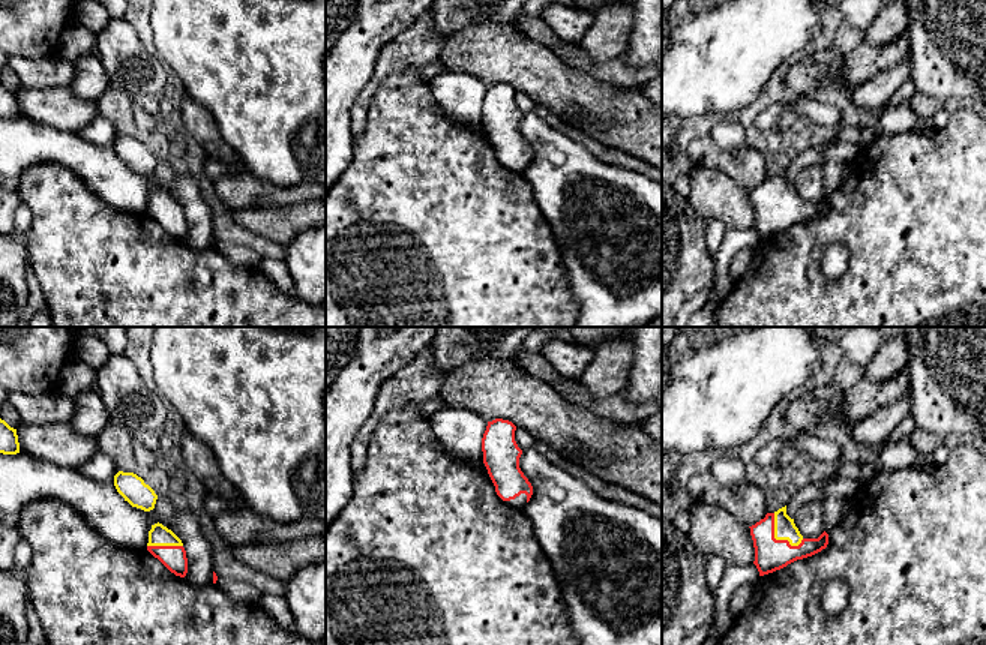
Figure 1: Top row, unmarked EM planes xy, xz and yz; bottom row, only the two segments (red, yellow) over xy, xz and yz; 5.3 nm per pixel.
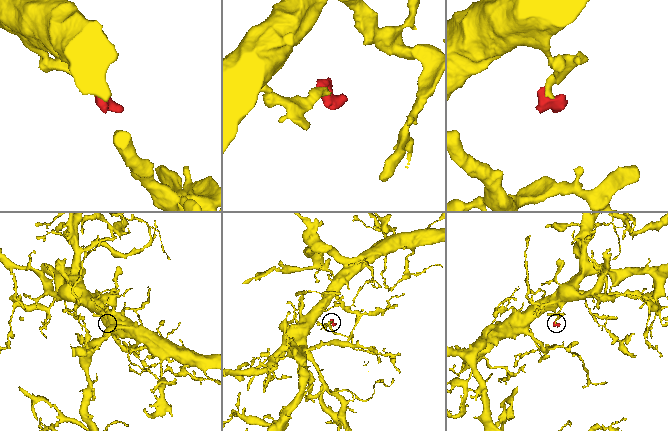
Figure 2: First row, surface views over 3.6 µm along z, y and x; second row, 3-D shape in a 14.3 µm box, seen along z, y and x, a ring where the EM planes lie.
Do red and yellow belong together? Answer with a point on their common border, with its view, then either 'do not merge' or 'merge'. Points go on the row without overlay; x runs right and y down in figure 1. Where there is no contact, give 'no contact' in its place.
contact yz (773, 201); merge

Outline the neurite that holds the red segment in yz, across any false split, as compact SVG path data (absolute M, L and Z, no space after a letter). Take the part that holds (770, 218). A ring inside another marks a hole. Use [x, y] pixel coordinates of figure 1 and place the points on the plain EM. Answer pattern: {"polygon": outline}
{"polygon": "M786 170L749 190L755 212L755 225L759 240L773 237L788 228L812 220L828 208L824 195L818 202L804 202L786 178Z"}

